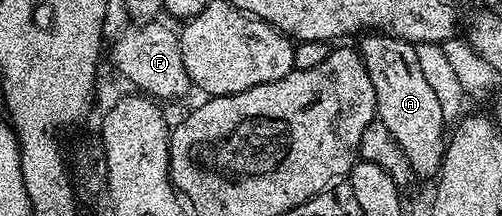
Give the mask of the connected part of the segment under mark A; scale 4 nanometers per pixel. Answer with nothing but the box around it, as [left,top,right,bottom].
[358,31,446,178]

